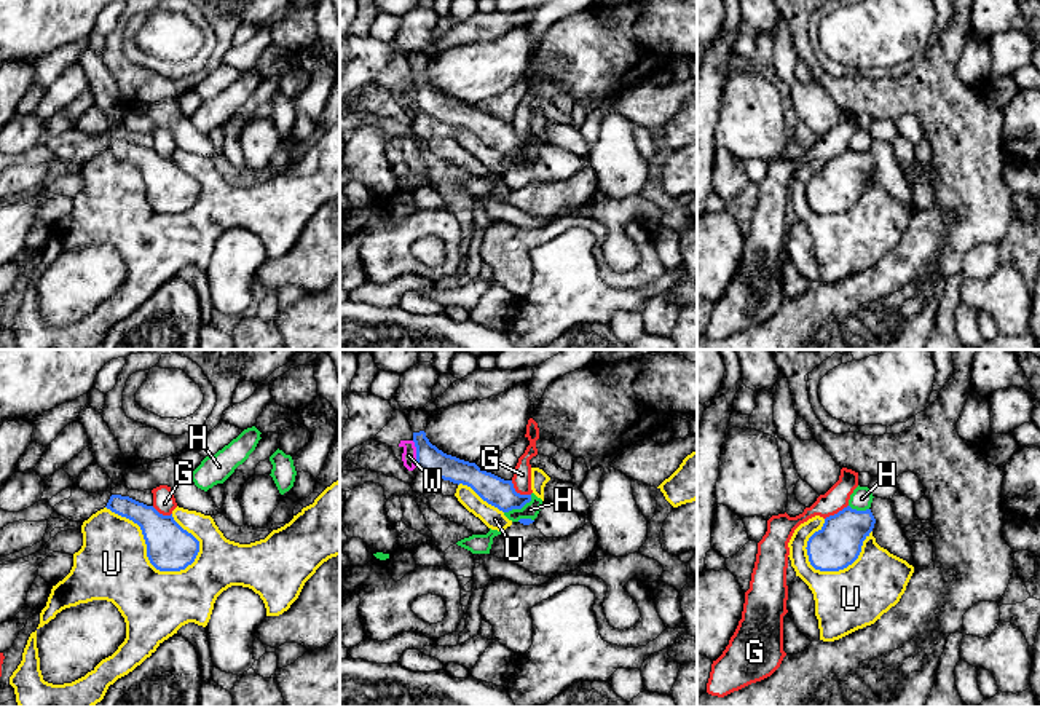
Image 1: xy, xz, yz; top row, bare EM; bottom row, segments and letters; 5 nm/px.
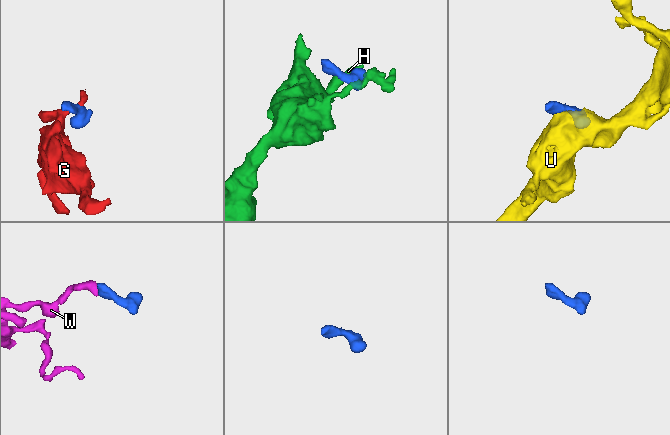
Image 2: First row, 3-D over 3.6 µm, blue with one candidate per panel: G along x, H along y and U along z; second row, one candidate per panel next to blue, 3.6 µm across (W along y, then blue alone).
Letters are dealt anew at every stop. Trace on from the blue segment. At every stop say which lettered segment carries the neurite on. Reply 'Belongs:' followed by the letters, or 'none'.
Belongs: none

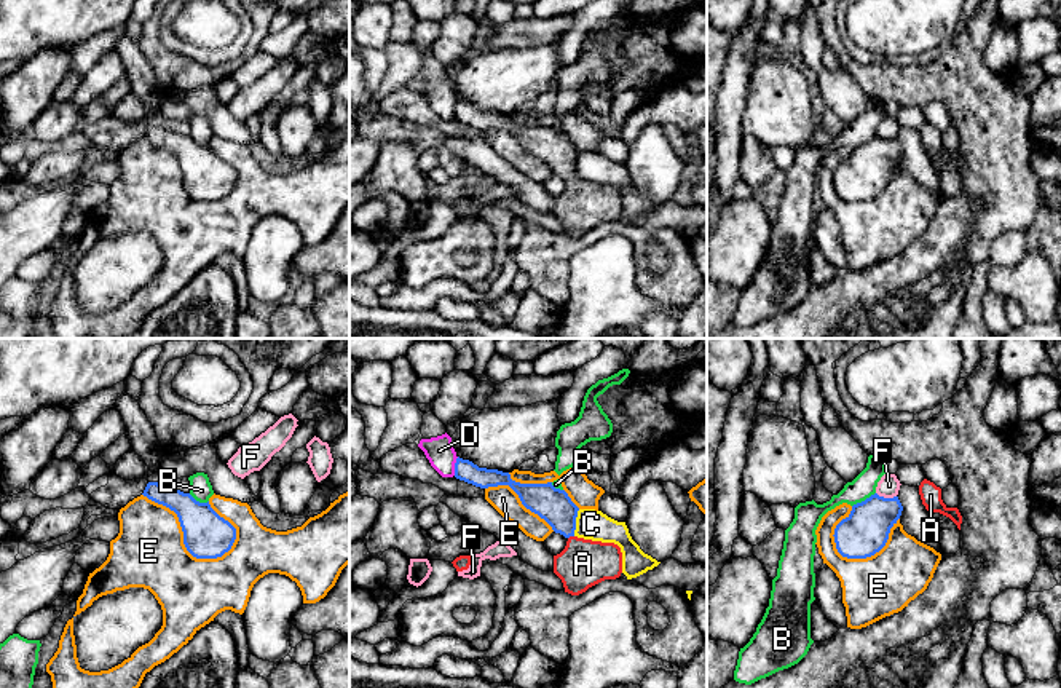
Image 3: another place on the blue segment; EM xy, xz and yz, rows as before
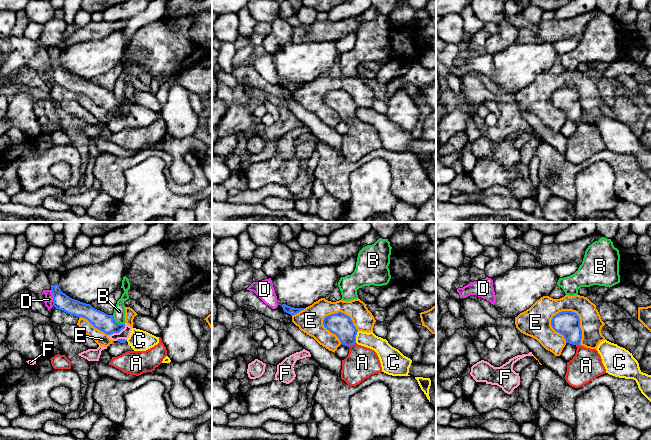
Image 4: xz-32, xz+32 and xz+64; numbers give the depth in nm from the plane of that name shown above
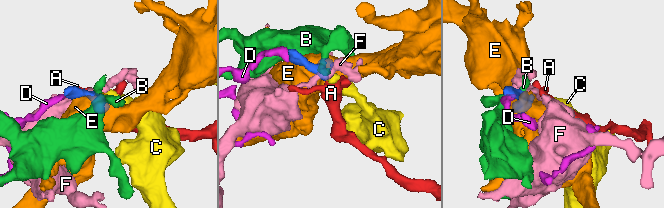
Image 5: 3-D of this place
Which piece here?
Belongs: A

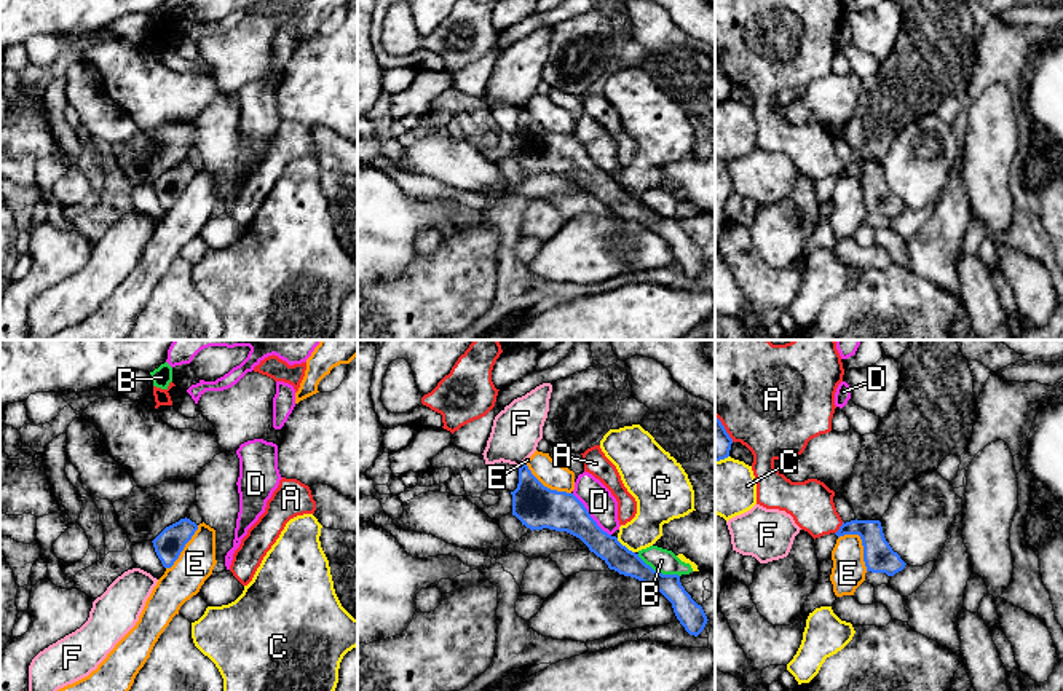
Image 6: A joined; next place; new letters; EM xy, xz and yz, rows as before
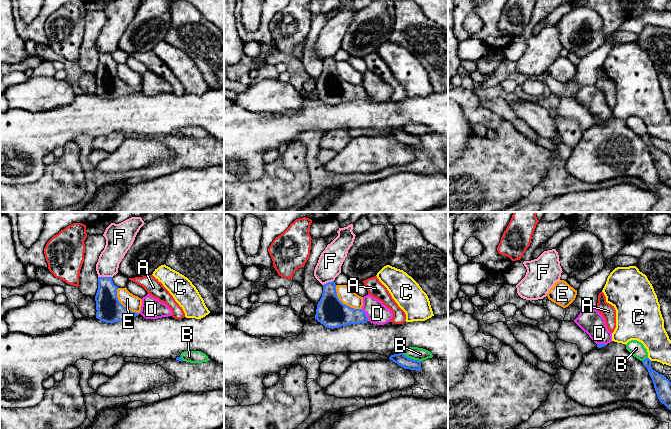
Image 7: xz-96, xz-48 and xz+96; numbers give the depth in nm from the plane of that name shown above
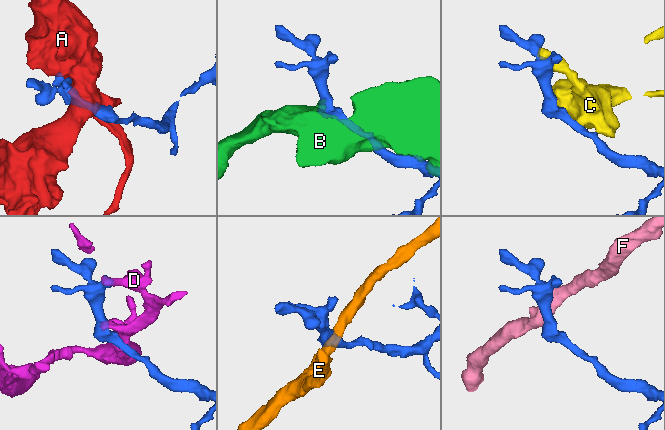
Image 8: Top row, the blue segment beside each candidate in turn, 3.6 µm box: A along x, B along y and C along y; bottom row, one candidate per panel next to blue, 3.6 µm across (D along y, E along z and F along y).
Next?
Belongs: none

